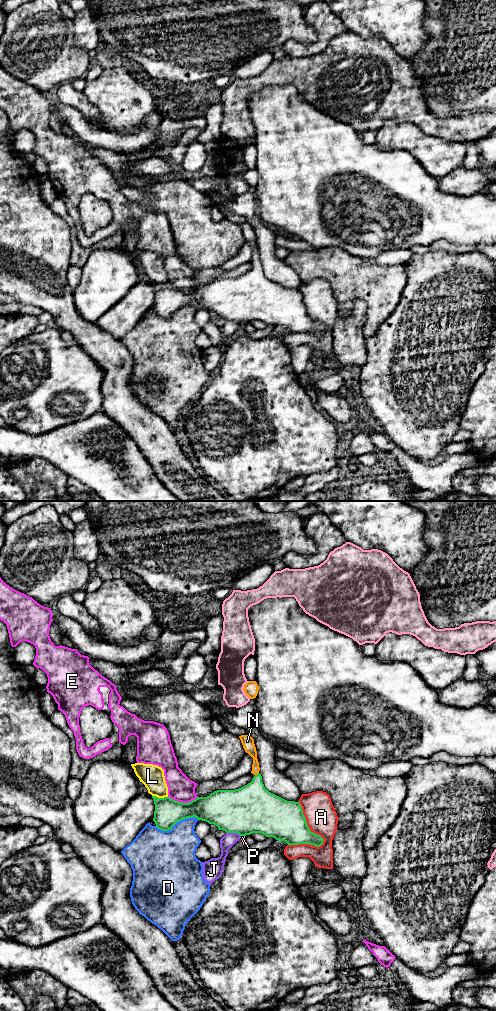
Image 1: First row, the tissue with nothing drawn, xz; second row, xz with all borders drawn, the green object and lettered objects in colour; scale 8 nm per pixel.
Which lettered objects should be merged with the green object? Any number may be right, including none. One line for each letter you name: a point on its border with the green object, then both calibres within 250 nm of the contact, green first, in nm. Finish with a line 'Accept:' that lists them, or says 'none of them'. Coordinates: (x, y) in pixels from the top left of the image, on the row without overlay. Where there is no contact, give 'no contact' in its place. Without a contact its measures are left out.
N: meets green in xz at (257, 262); 320 nm thick on the green side, 90 nm on the other
Accept: N

